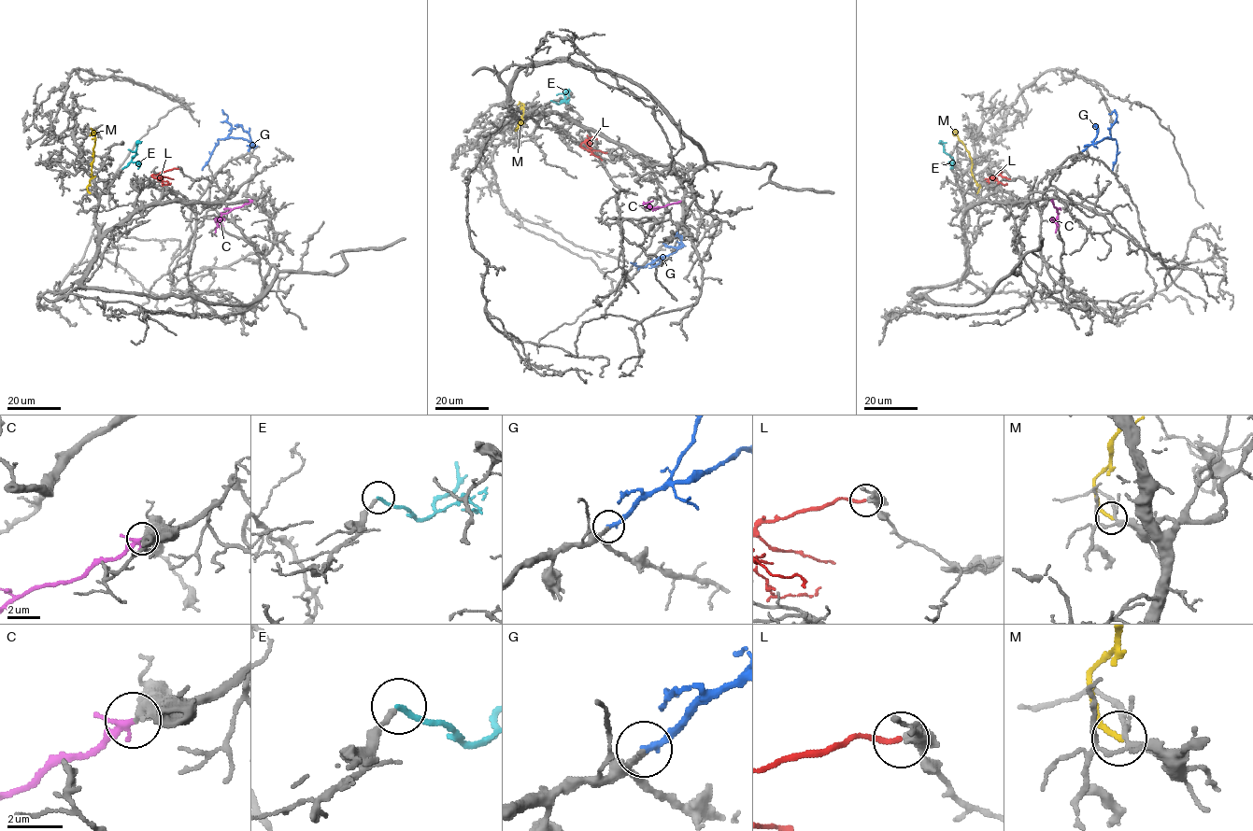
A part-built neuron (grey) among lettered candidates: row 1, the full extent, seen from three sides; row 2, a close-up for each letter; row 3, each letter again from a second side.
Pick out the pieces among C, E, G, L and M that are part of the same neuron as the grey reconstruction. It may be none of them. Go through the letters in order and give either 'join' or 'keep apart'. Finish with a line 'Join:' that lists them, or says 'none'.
C: join
E: join
G: join
L: keep apart
M: keep apart
Join: C, E, G

